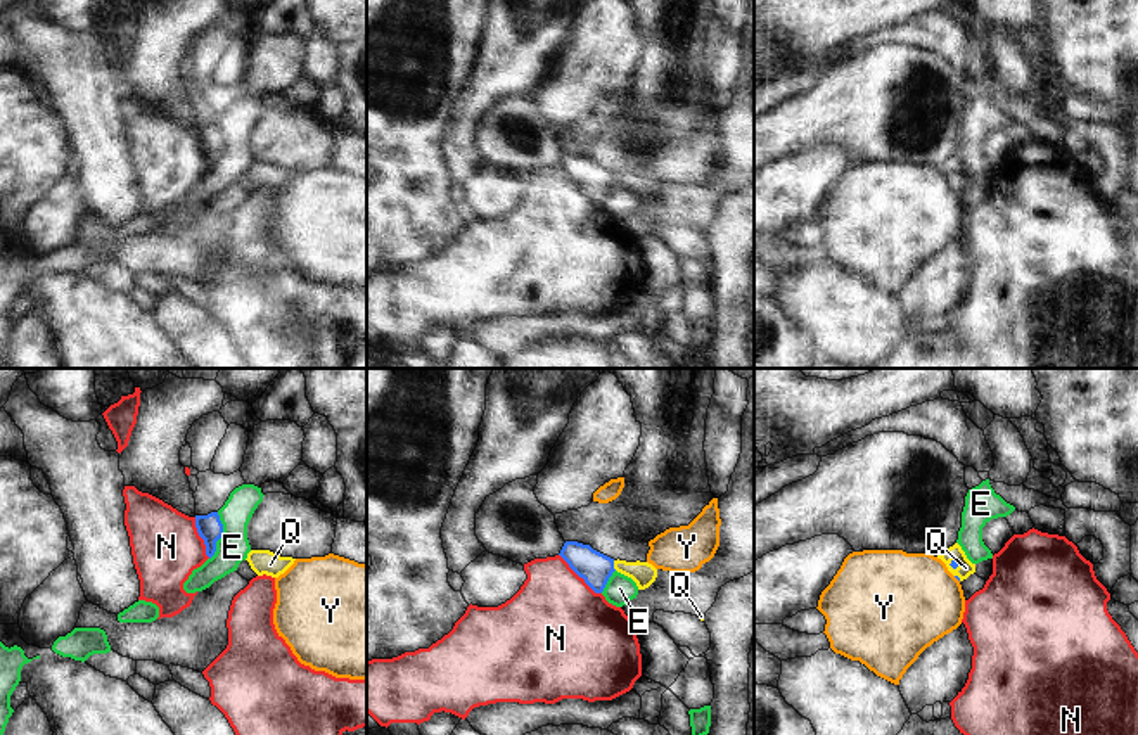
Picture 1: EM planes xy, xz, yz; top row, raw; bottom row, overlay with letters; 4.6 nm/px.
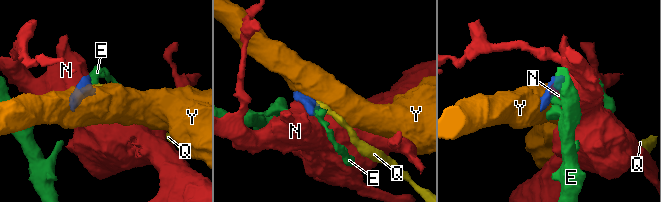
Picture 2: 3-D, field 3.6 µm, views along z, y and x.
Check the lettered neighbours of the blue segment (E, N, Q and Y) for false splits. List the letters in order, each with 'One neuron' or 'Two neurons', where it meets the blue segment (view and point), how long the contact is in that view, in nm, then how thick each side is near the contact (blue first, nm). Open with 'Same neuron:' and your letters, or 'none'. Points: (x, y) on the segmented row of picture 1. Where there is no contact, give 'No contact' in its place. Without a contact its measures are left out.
Same neuron: Q
E: Two neurons. Touches blue at xy (222, 535). Shared border 220 nm. Thickness 120 nm (blue) against 150 nm
N: Two neurons. Touches blue at xz (580, 576). Shared border 280 nm. Thickness 150 nm (blue) against 460 nm
Q: One neuron. Touches blue at xz (613, 566). Shared border 50 nm. Thickness 150 nm (blue) against 110 nm
Y: Two neurons. Touches blue at yz (957, 578). Shared border 40 nm. Thickness 20 nm (blue) against 440 nm

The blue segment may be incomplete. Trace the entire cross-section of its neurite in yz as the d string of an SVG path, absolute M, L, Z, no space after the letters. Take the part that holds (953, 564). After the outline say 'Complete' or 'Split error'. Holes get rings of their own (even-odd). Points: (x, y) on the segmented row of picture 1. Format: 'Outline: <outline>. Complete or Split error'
Outline: M955 543L953 546L949 546L948 550L944 550L943 553L937 555L937 559L941 559L948 571L958 579L963 581L967 579L970 574L975 572L975 564L972 564L965 552L962 550L962 546L958 543Z. Split error

